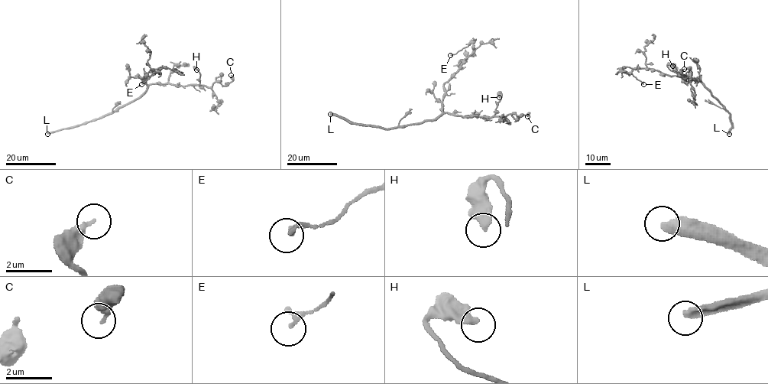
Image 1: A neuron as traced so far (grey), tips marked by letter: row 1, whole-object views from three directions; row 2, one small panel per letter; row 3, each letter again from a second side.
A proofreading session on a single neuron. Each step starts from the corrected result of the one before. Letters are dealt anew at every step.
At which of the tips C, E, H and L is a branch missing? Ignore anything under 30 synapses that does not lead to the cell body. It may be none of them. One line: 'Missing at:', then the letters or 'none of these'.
Missing at: L

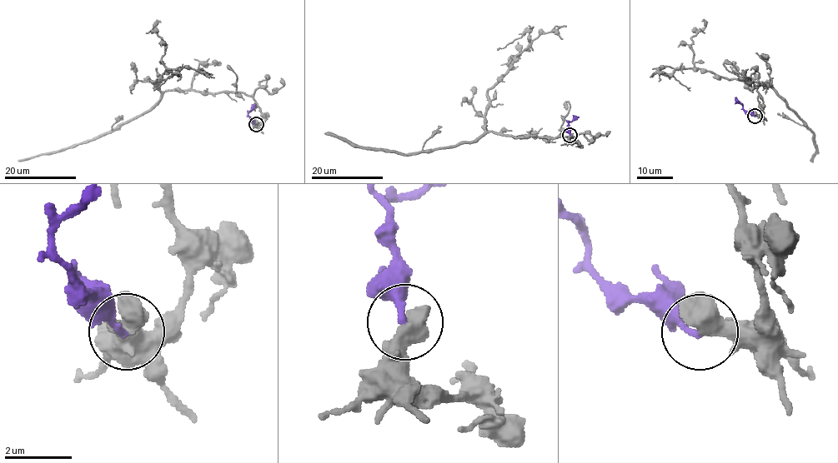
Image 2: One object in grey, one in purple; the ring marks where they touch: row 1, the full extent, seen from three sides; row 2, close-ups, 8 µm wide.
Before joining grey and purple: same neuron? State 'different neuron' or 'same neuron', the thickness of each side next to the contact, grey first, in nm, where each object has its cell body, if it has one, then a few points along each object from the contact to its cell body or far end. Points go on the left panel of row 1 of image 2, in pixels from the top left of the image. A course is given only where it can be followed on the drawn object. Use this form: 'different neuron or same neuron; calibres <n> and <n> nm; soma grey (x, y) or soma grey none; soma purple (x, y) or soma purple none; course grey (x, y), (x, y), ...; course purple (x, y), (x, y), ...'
same neuron; calibres 500 and 160 nm; soma grey none; soma purple none; course grey (256, 124), (263, 114), (256, 101), (243, 93), (168, 90), (149, 110), (112, 130), (18, 161); course purple (256, 124), (248, 116), (255, 104)

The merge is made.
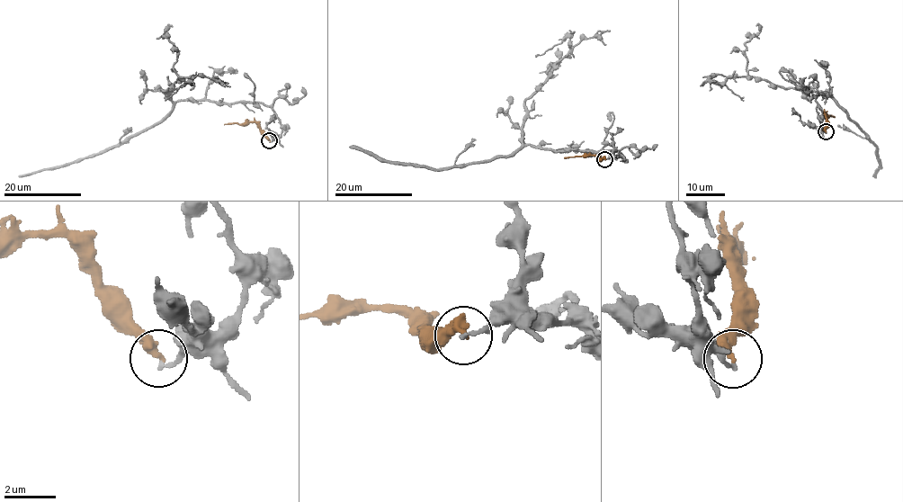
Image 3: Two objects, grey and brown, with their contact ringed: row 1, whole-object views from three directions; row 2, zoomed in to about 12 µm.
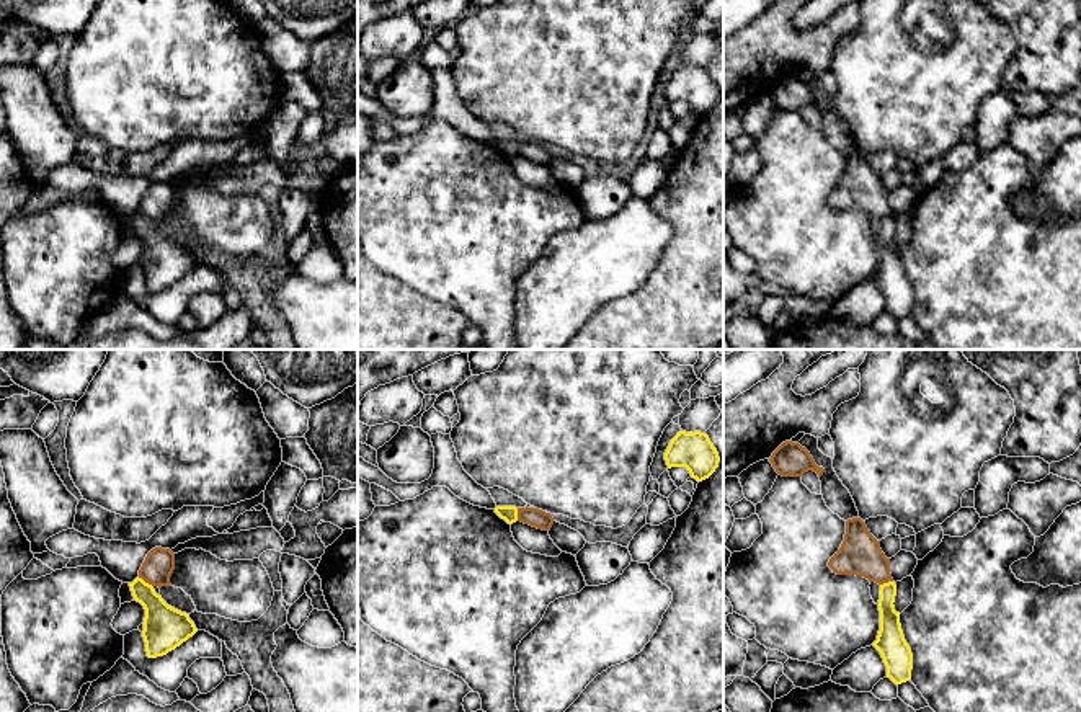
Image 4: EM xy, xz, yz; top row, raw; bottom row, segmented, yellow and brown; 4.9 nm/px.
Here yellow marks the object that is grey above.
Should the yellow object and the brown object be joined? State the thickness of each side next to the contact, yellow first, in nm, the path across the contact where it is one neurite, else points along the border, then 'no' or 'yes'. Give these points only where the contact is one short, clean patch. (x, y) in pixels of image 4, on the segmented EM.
calibres 220 and 150 nm; border xy (137, 577), (152, 587); no

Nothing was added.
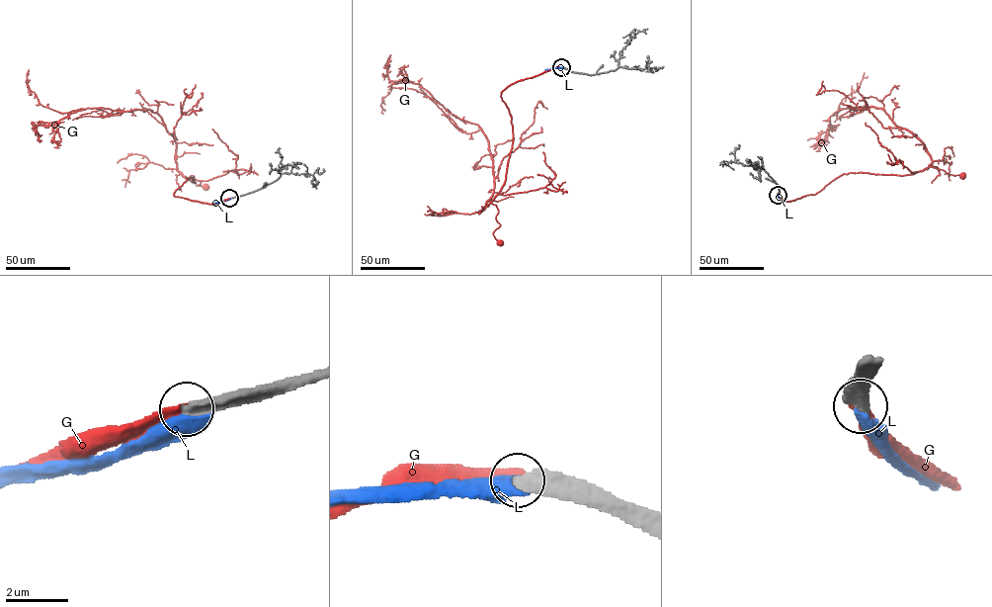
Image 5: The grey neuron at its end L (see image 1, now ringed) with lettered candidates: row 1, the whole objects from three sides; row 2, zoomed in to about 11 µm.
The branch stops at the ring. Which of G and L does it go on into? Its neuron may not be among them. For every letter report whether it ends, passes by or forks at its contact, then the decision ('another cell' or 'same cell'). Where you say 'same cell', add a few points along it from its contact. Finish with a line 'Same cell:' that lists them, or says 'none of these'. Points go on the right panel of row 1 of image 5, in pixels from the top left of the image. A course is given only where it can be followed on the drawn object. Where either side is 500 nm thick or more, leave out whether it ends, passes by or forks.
G: it ends | same cell | via (778, 195), (788, 201), (815, 195), (850, 172), (904, 175), (929, 167), (963, 175)
L: it ends | another cell
Same cell: G

